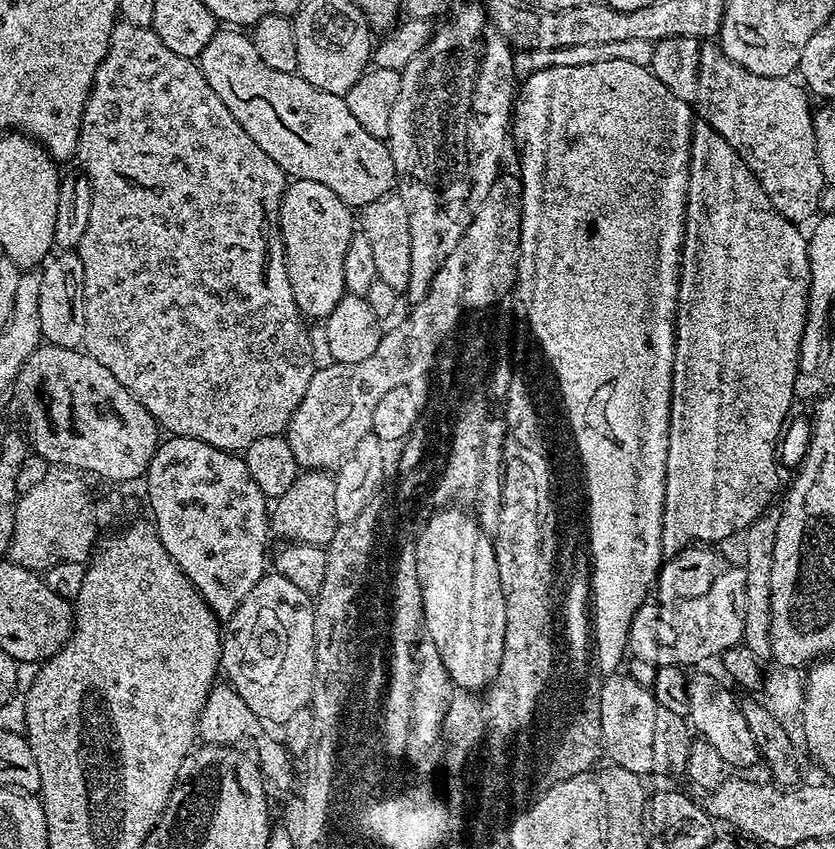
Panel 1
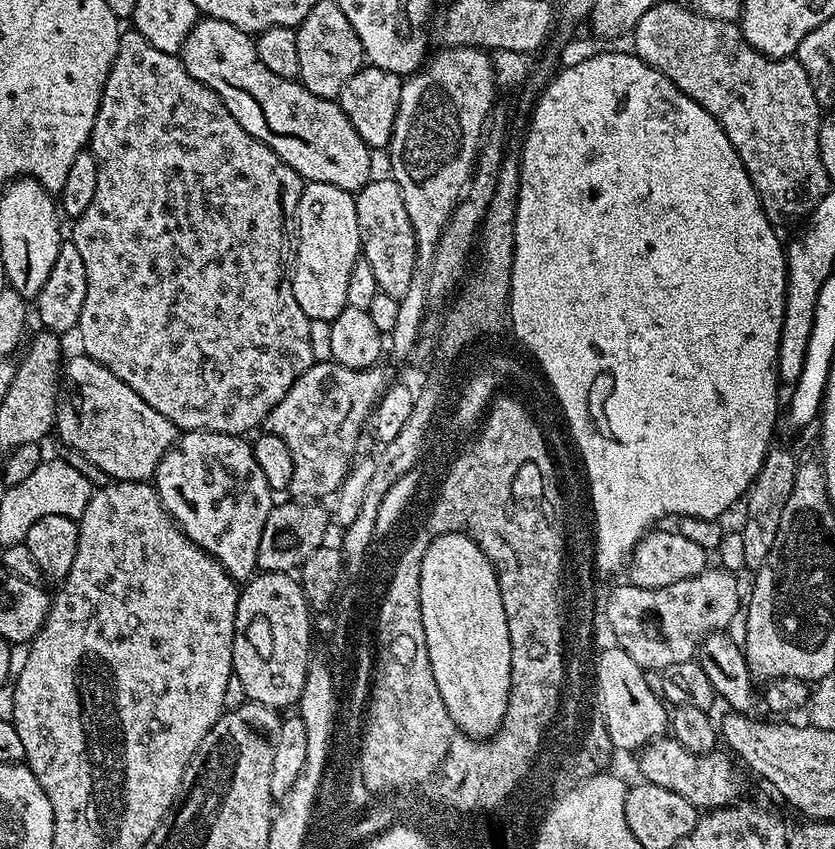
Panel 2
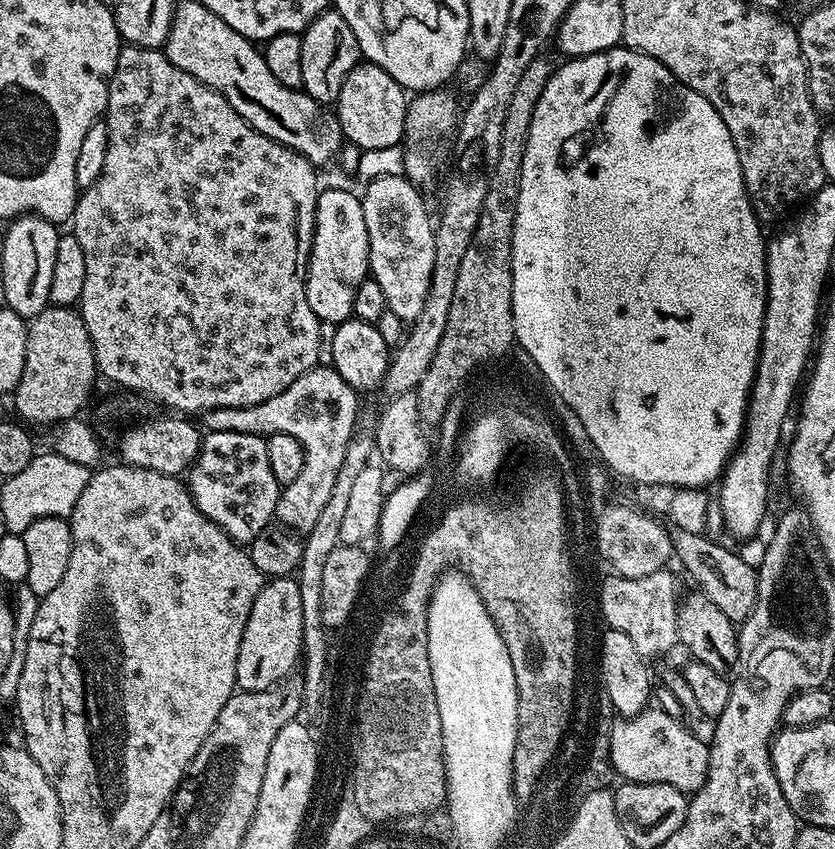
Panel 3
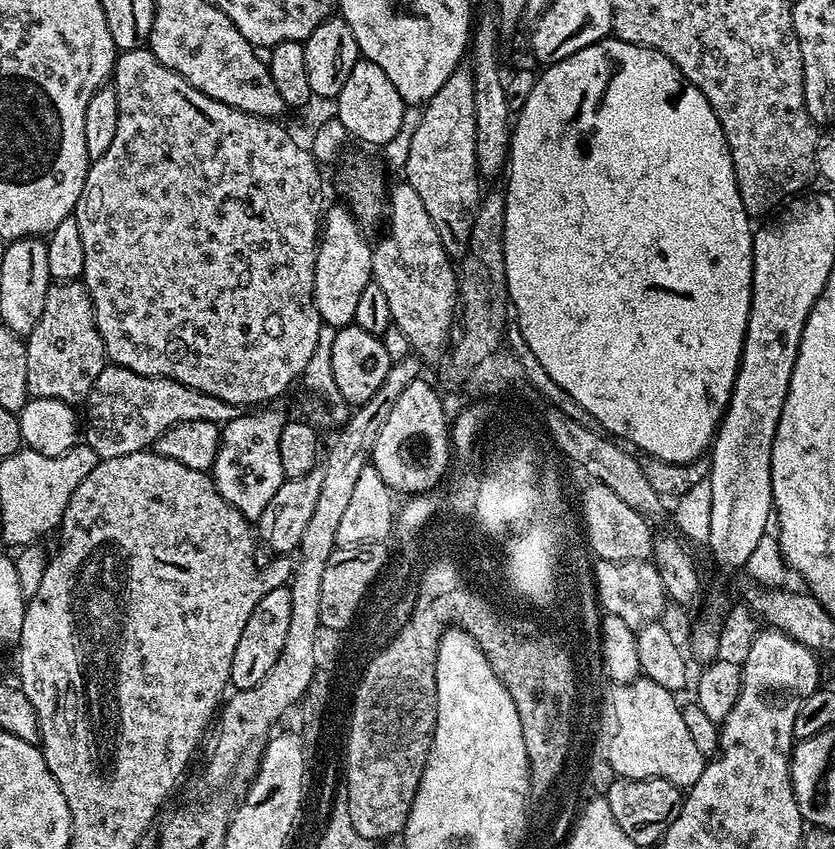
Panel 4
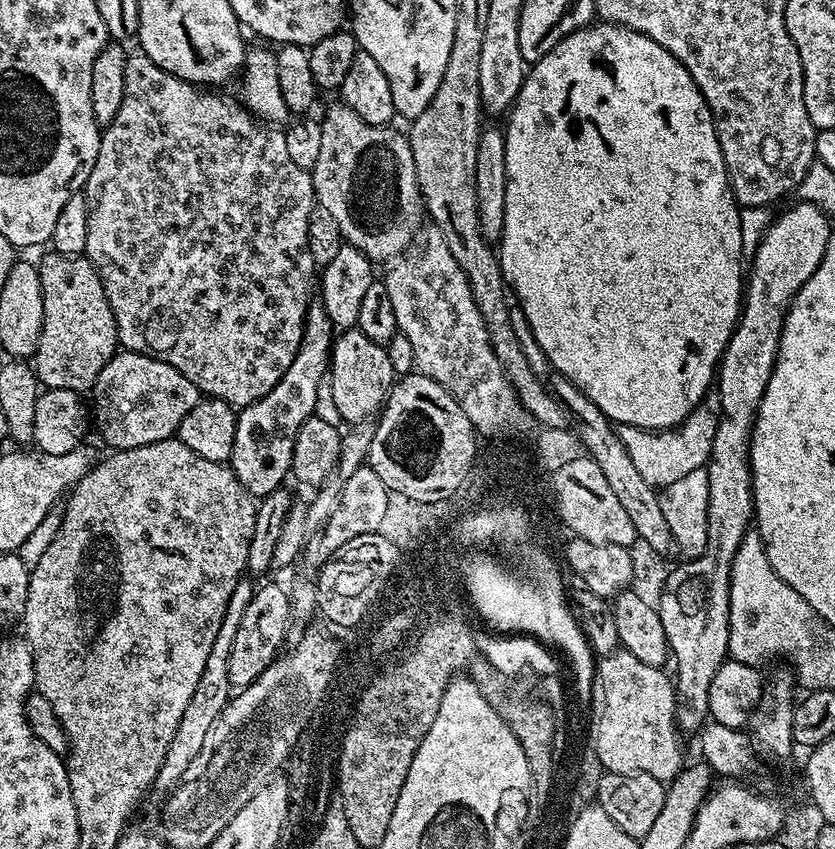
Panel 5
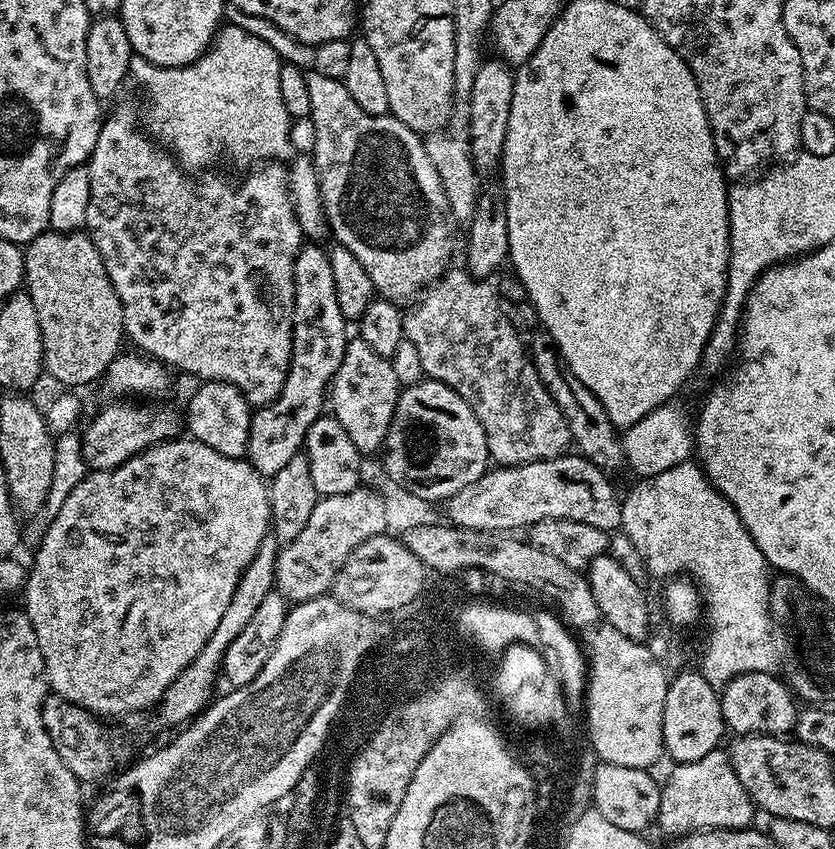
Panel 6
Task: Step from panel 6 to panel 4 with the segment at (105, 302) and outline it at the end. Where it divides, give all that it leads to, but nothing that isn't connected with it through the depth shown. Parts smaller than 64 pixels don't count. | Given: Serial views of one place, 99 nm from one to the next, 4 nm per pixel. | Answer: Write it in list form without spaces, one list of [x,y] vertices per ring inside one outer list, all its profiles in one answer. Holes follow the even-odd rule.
[[[80,280],[53,283],[46,294],[42,318],[27,336],[26,343],[29,397],[61,399],[73,406],[88,399],[94,378],[102,374],[106,357],[87,286]]]

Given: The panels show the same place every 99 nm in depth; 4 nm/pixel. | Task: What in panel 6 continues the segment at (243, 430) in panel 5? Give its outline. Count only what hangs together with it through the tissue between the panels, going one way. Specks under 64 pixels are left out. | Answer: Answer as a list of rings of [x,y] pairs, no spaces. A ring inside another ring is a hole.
[[[316,242],[305,243],[294,262],[292,365],[286,382],[275,402],[257,407],[252,413],[246,459],[265,478],[278,474],[290,458],[301,455],[310,426],[325,411],[332,379],[342,366],[350,339],[349,321],[342,314],[342,306],[338,306],[338,294],[334,294],[334,270],[330,270],[328,252],[320,247]]]

